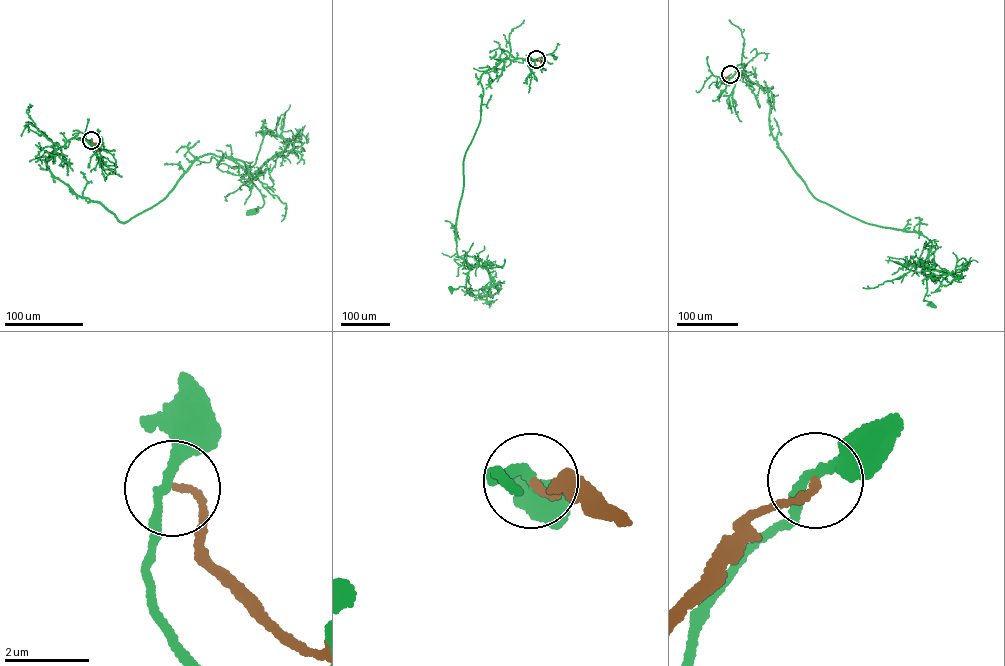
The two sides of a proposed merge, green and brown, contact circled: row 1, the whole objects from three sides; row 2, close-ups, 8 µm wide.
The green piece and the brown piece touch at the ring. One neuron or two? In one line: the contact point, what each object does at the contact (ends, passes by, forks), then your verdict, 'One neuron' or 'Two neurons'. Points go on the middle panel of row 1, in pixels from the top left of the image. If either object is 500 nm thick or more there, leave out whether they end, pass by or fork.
Place: (536, 59). At the ring green passes by. At the ring brown ends. Two neurons

